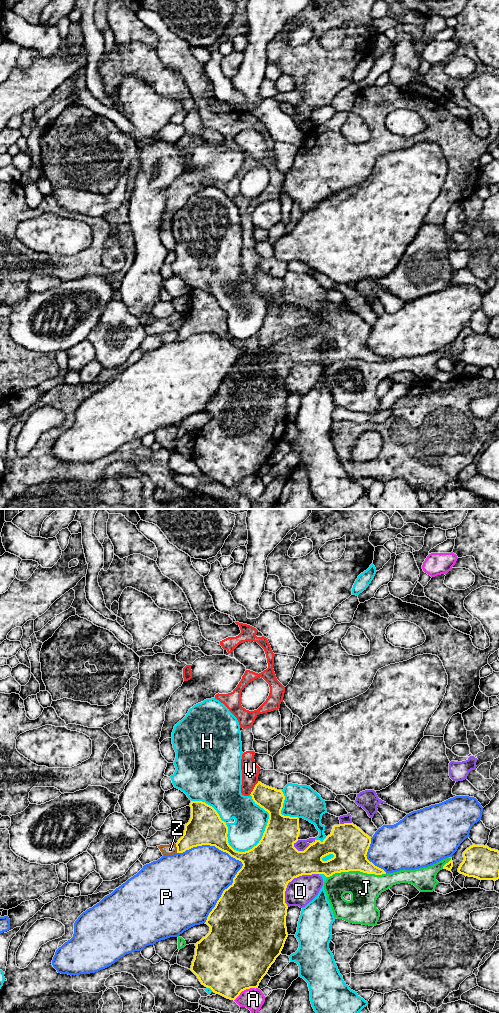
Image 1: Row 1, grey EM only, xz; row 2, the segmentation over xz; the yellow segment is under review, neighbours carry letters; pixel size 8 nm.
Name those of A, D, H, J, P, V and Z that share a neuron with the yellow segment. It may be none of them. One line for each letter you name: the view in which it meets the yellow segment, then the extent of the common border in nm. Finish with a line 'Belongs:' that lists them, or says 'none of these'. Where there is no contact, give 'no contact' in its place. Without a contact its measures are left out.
V: contact in xz; length 130 nm
Belongs: V

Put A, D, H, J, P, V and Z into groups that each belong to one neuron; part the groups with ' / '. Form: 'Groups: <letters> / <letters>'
Groups: A / D / H / J / P / V / Z

